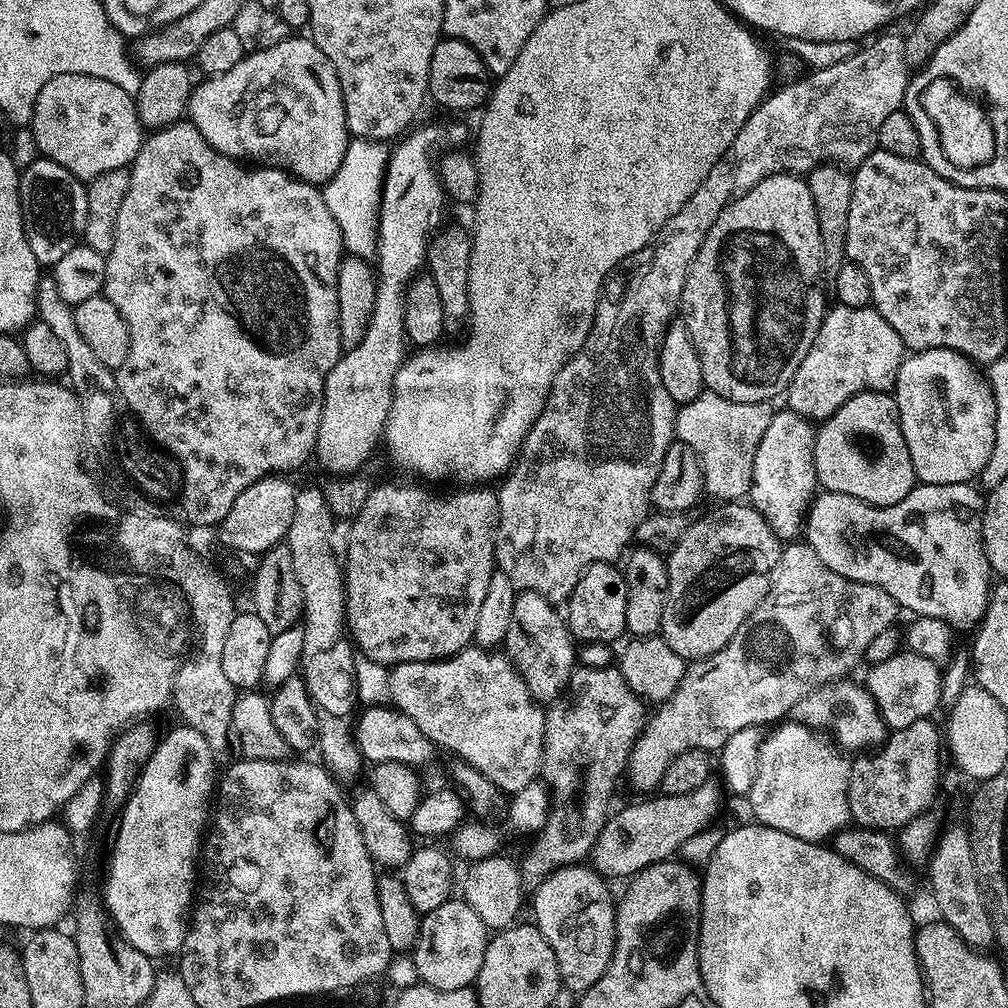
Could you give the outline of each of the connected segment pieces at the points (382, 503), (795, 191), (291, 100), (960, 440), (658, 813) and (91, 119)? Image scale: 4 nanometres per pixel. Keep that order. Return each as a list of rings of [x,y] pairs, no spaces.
[[[384,484],[381,488],[371,489],[362,510],[351,521],[352,529],[348,532],[348,564],[343,565],[344,573],[344,606],[346,609],[346,628],[350,640],[358,652],[383,666],[409,664],[423,660],[442,660],[455,656],[463,648],[473,643],[476,635],[478,612],[485,601],[487,586],[491,576],[497,571],[496,563],[496,529],[500,527],[500,497],[495,491],[483,492],[480,486],[471,490],[460,490],[453,496],[431,496],[420,488],[399,488],[396,484]]]
[[[796,174],[767,176],[758,186],[725,206],[688,267],[678,309],[690,330],[724,332],[728,328],[732,335],[732,348],[700,346],[696,349],[707,391],[747,404],[772,402],[779,392],[780,395],[787,393],[788,383],[798,366],[802,366],[802,358],[812,349],[826,315],[823,267],[822,234],[818,234],[818,218],[814,214],[814,198],[810,198],[807,179]]]
[[[300,34],[289,36],[292,36],[289,40],[280,40],[277,44],[270,45],[269,48],[264,46],[259,50],[249,51],[240,59],[238,66],[234,66],[231,70],[226,70],[226,74],[201,79],[201,84],[199,81],[193,87],[192,98],[188,101],[188,112],[190,113],[191,123],[195,124],[202,134],[202,138],[206,138],[206,142],[210,142],[210,146],[214,146],[214,150],[218,150],[223,156],[231,156],[237,162],[251,162],[256,166],[279,168],[298,180],[307,180],[309,184],[324,186],[342,166],[343,156],[347,152],[350,141],[350,133],[346,126],[344,103],[342,102],[342,90],[340,89],[334,66],[326,58],[326,54],[322,54],[322,50],[318,50],[316,43],[310,38],[304,37],[303,40],[300,37],[303,35]]]
[[[949,348],[912,352],[898,370],[894,395],[917,481],[921,484],[975,481],[996,441],[996,399],[985,373],[967,356]]]
[[[710,778],[696,790],[690,790],[690,794],[656,794],[651,798],[641,799],[644,800],[641,804],[632,804],[621,812],[613,811],[605,820],[596,839],[596,845],[592,847],[591,867],[605,878],[631,878],[659,860],[675,857],[676,851],[687,840],[694,839],[719,814],[722,788],[717,781],[716,784],[715,779]]]
[[[58,74],[50,78],[36,99],[30,129],[43,159],[58,162],[58,166],[70,170],[70,174],[85,182],[91,182],[94,177],[110,170],[128,168],[136,159],[142,143],[142,125],[133,93],[122,90],[122,86],[114,86],[114,82],[106,82],[106,78],[86,74]]]

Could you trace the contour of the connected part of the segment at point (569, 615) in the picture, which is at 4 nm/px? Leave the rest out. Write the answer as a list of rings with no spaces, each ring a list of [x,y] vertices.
[[[615,563],[591,564],[566,601],[566,623],[573,637],[593,644],[616,642],[620,635],[625,635],[627,589],[623,571]]]

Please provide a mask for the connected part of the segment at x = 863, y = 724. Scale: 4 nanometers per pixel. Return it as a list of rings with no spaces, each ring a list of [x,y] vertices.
[[[829,682],[821,684],[819,688],[808,693],[794,712],[799,723],[808,725],[813,730],[823,730],[825,733],[832,732],[831,739],[841,749],[860,748],[856,750],[872,750],[884,743],[886,739],[886,725],[880,717],[878,706],[867,687],[849,682]]]

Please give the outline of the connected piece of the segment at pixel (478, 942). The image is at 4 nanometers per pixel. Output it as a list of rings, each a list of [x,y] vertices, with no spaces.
[[[453,898],[442,902],[438,910],[423,913],[420,921],[420,933],[416,939],[416,947],[411,953],[416,963],[416,972],[421,981],[429,984],[434,990],[462,990],[472,988],[478,978],[478,970],[482,970],[482,958],[486,954],[486,946],[490,939],[490,929],[484,925],[482,918],[474,914],[474,910],[462,898]]]

